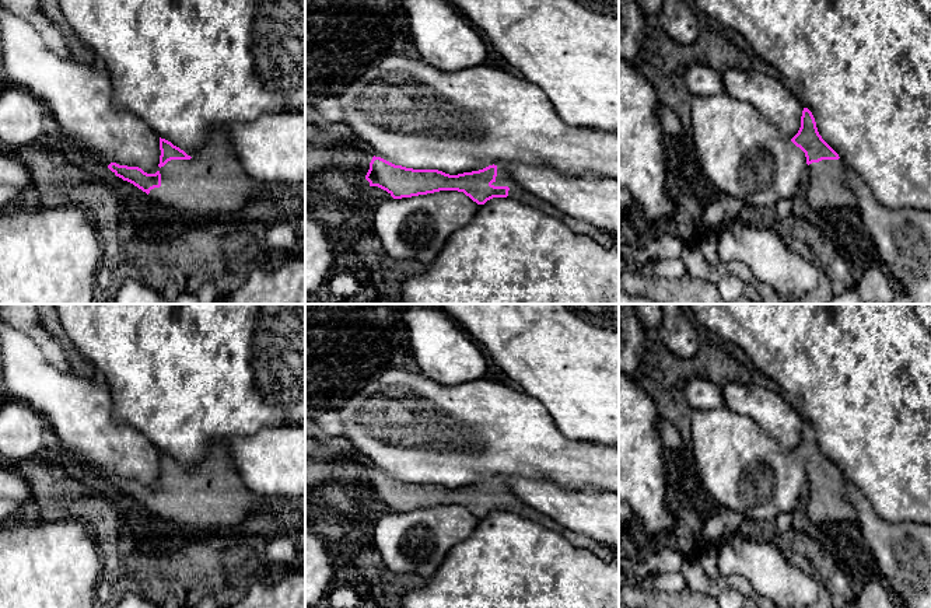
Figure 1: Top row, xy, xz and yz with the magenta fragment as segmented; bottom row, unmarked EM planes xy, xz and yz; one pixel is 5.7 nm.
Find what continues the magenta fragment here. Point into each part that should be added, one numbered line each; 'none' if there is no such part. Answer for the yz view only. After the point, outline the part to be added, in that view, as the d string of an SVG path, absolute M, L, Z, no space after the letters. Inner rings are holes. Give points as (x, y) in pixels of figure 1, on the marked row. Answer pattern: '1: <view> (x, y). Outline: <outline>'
1: yz (828, 188). Outline: M841 158L822 160L808 165L806 200L813 212L830 207L858 209L857 195L844 181L844 168Z

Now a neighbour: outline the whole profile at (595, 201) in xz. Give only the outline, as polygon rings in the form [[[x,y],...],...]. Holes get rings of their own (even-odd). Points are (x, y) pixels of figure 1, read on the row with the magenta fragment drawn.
[[[500,163],[514,181],[564,214],[619,235],[619,179],[567,175],[550,165]]]

